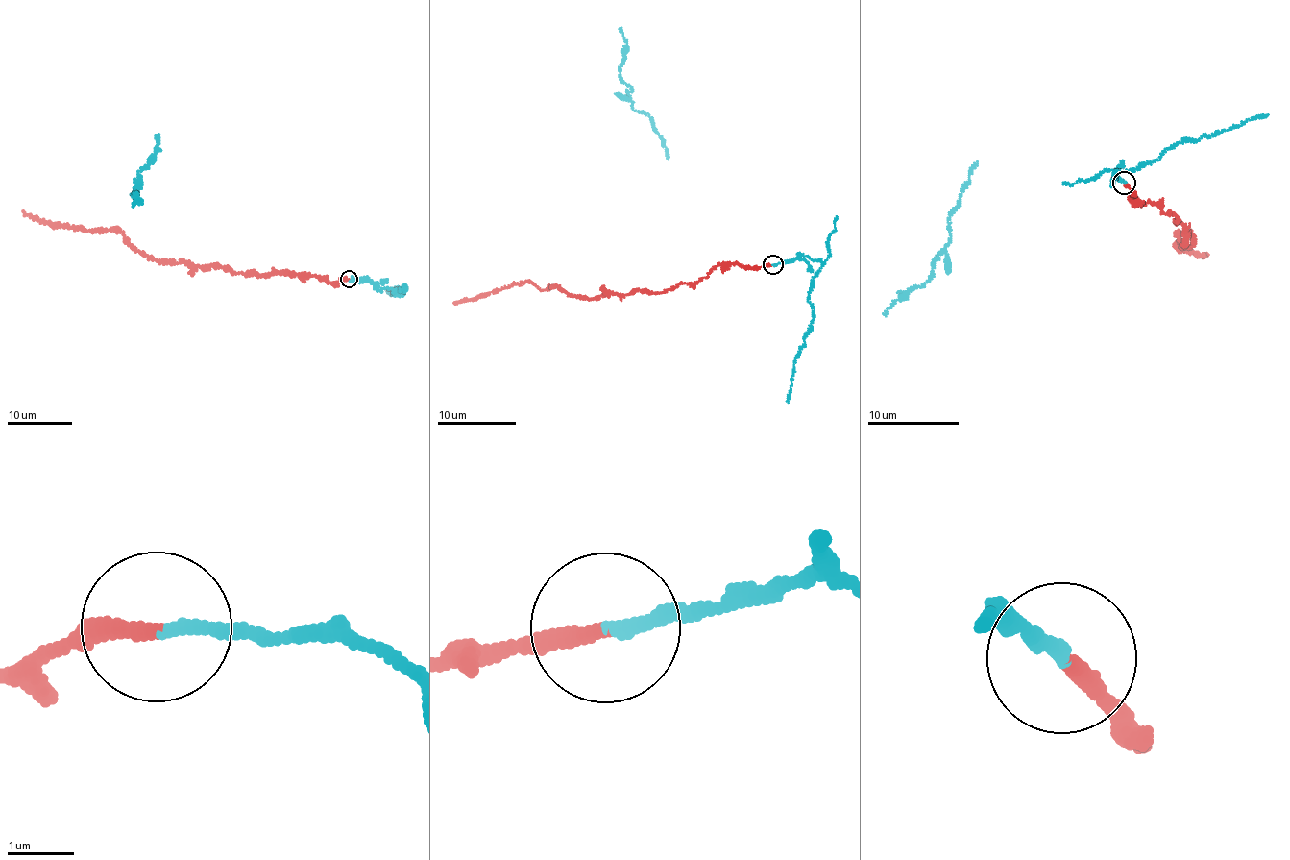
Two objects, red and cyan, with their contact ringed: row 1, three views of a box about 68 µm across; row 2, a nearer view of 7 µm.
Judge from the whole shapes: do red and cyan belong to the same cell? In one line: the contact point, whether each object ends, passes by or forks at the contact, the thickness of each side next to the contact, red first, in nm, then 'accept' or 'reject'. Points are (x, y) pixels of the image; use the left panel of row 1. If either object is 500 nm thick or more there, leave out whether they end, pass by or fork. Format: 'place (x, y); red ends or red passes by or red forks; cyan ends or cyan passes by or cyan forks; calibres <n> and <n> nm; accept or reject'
place (349, 279); red ends; cyan ends; calibres 240 and 190 nm; reject

